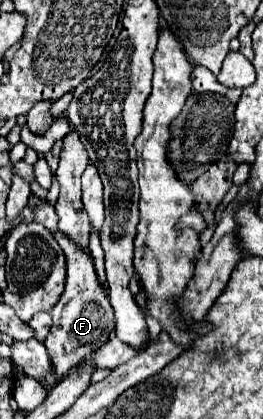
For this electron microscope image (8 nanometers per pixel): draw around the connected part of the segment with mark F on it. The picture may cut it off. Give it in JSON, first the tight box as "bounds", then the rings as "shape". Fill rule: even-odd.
{"bounds":[29,193,115,373],"shape":[[[31,193],[29,207],[33,209],[33,215],[35,215],[33,221],[45,225],[53,233],[55,241],[61,245],[61,249],[65,251],[65,257],[67,257],[65,291],[63,291],[61,299],[55,303],[55,307],[51,309],[53,325],[45,339],[45,347],[49,351],[51,361],[55,361],[55,369],[59,369],[59,373],[63,373],[63,369],[71,369],[71,365],[77,365],[91,351],[91,347],[103,345],[103,341],[107,341],[111,337],[111,333],[115,331],[115,315],[113,315],[113,307],[109,301],[109,293],[99,281],[99,275],[95,271],[95,263],[91,259],[89,249],[77,245],[65,233],[59,231],[55,207],[49,205],[45,199]]]}

